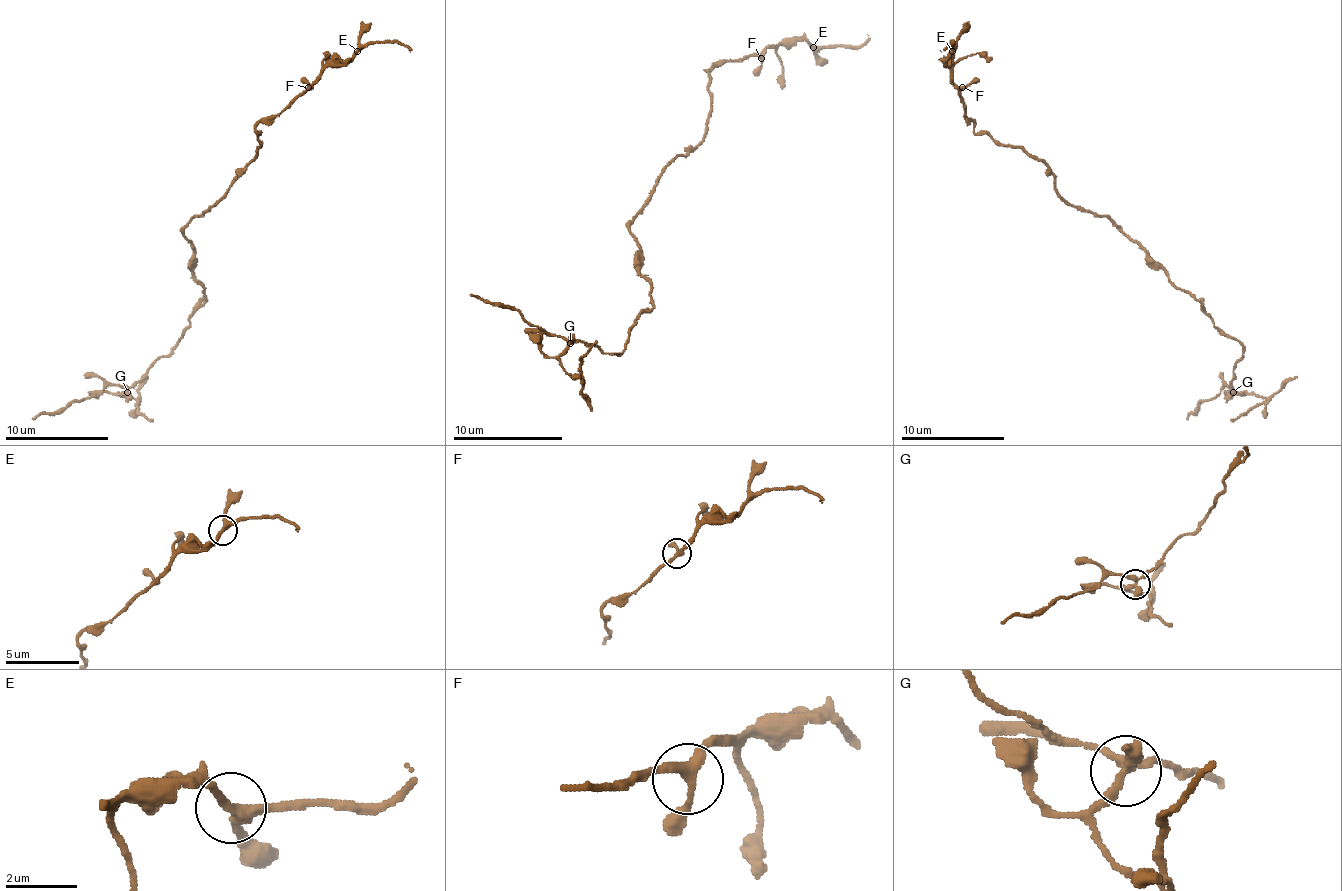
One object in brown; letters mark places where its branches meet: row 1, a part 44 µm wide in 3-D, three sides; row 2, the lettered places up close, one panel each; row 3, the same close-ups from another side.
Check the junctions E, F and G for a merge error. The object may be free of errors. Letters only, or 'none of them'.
G

